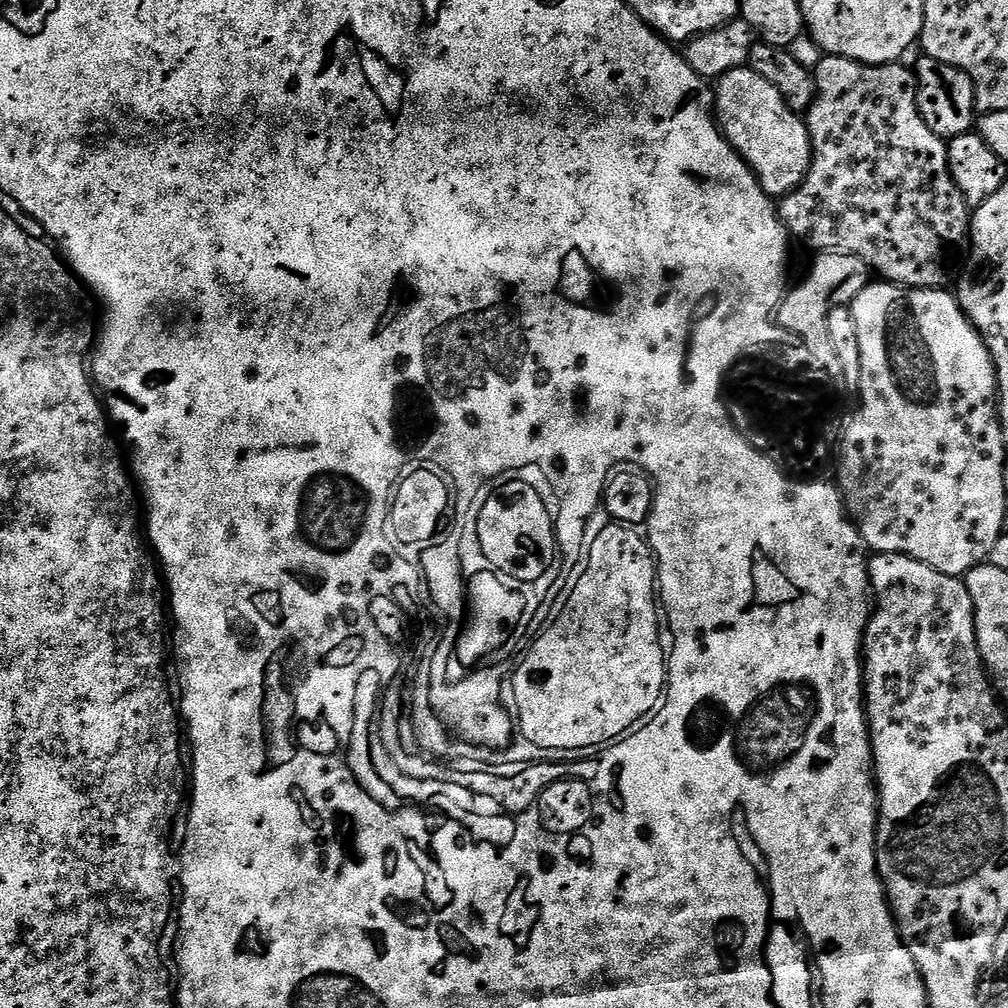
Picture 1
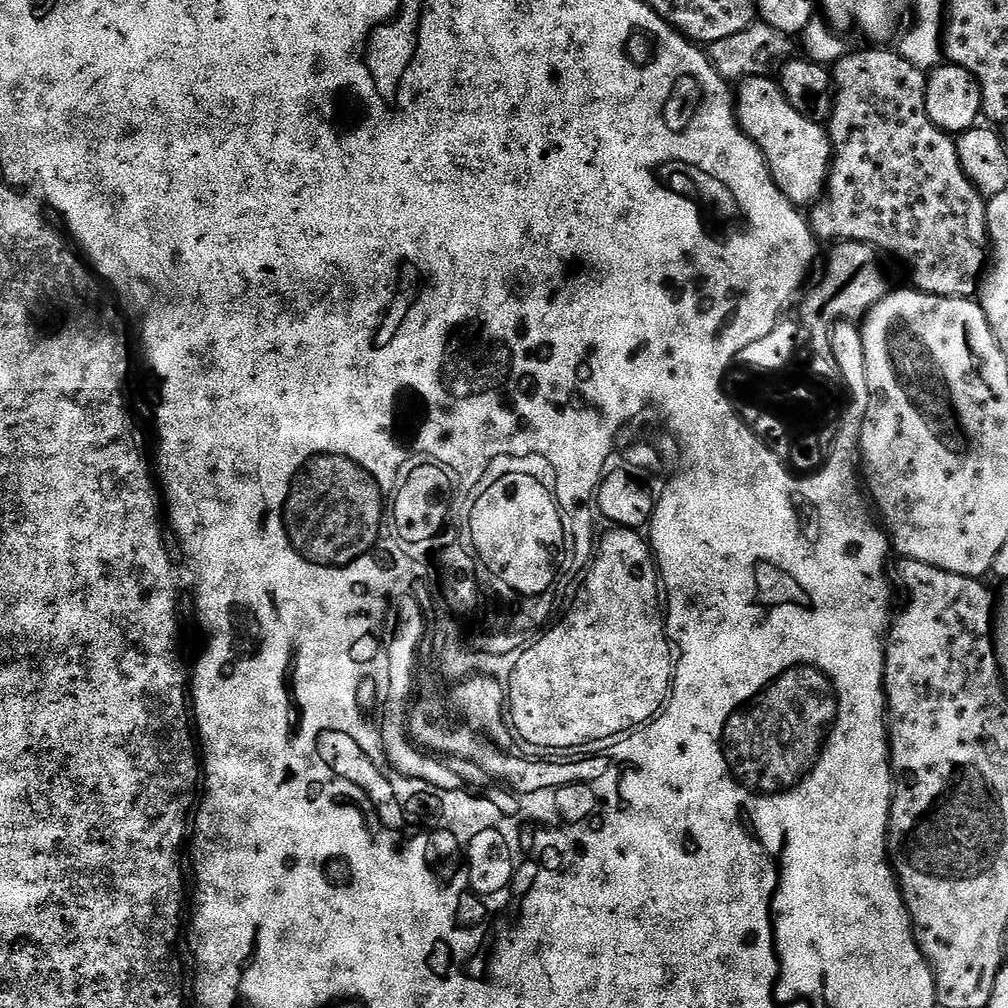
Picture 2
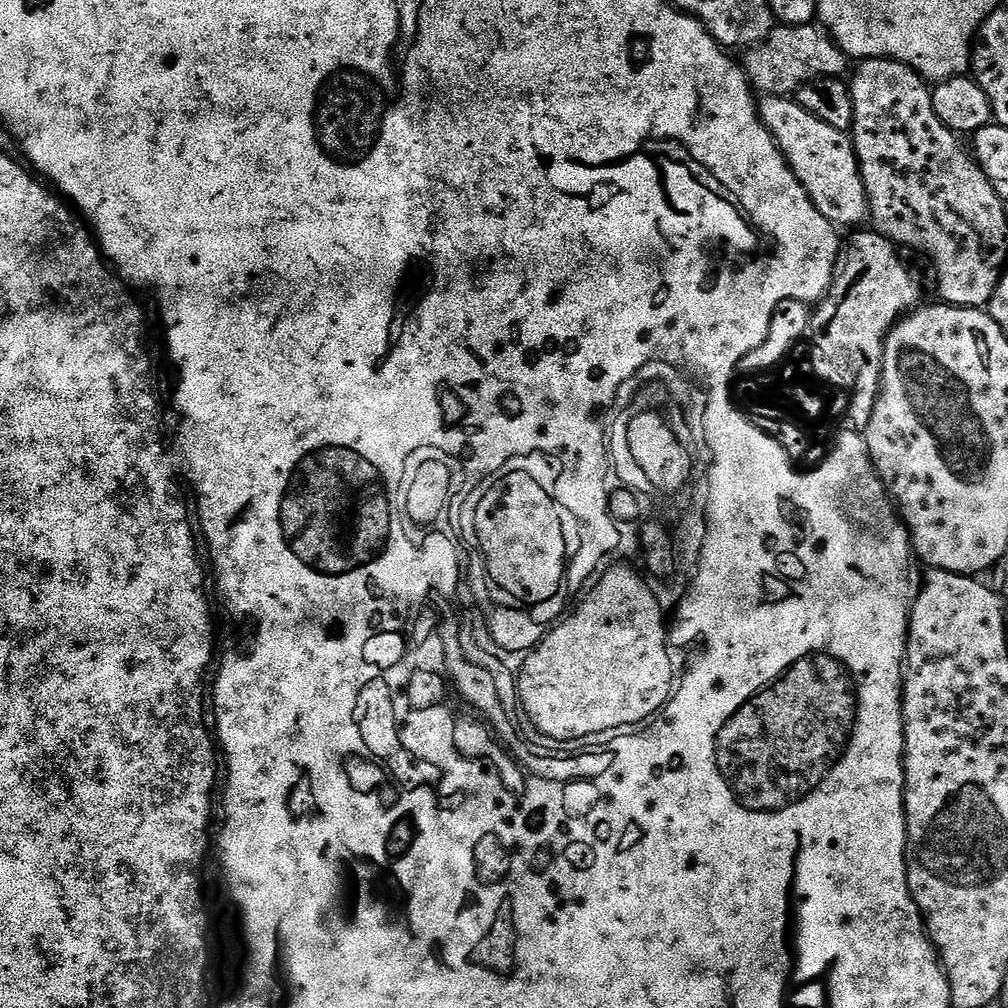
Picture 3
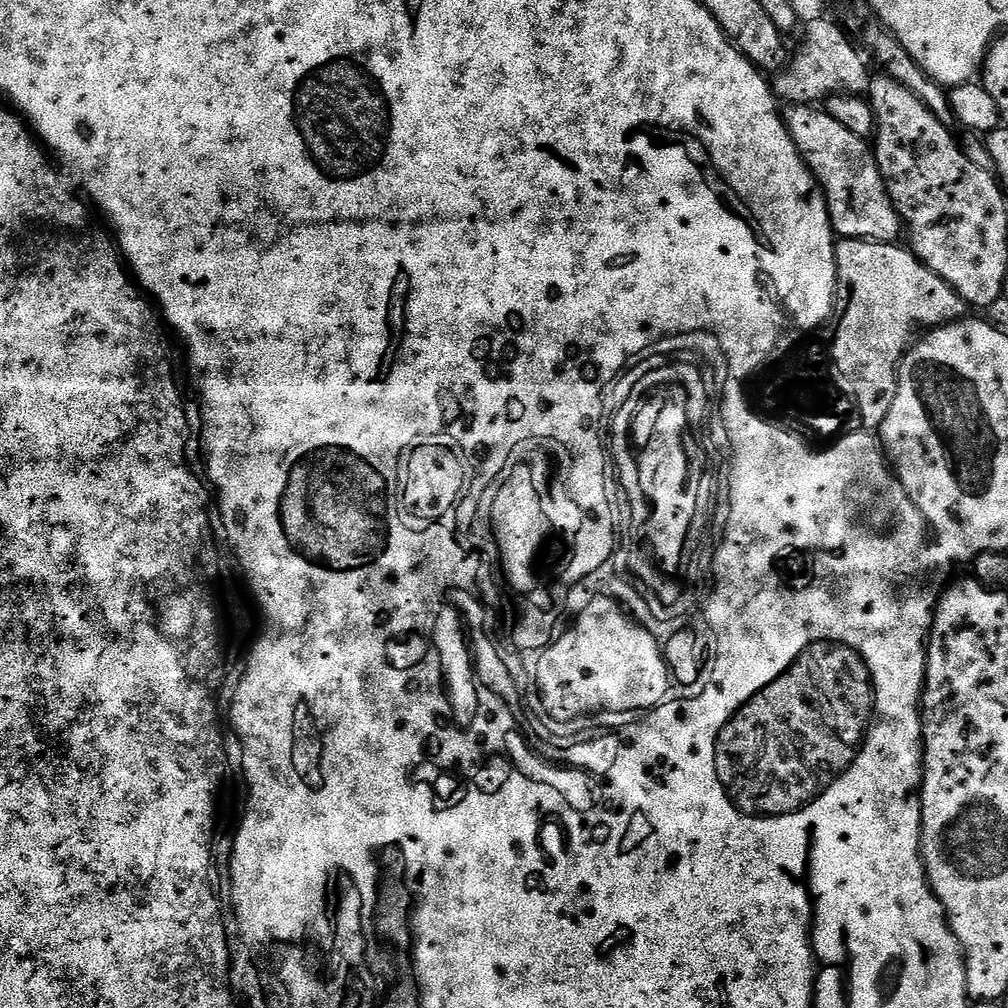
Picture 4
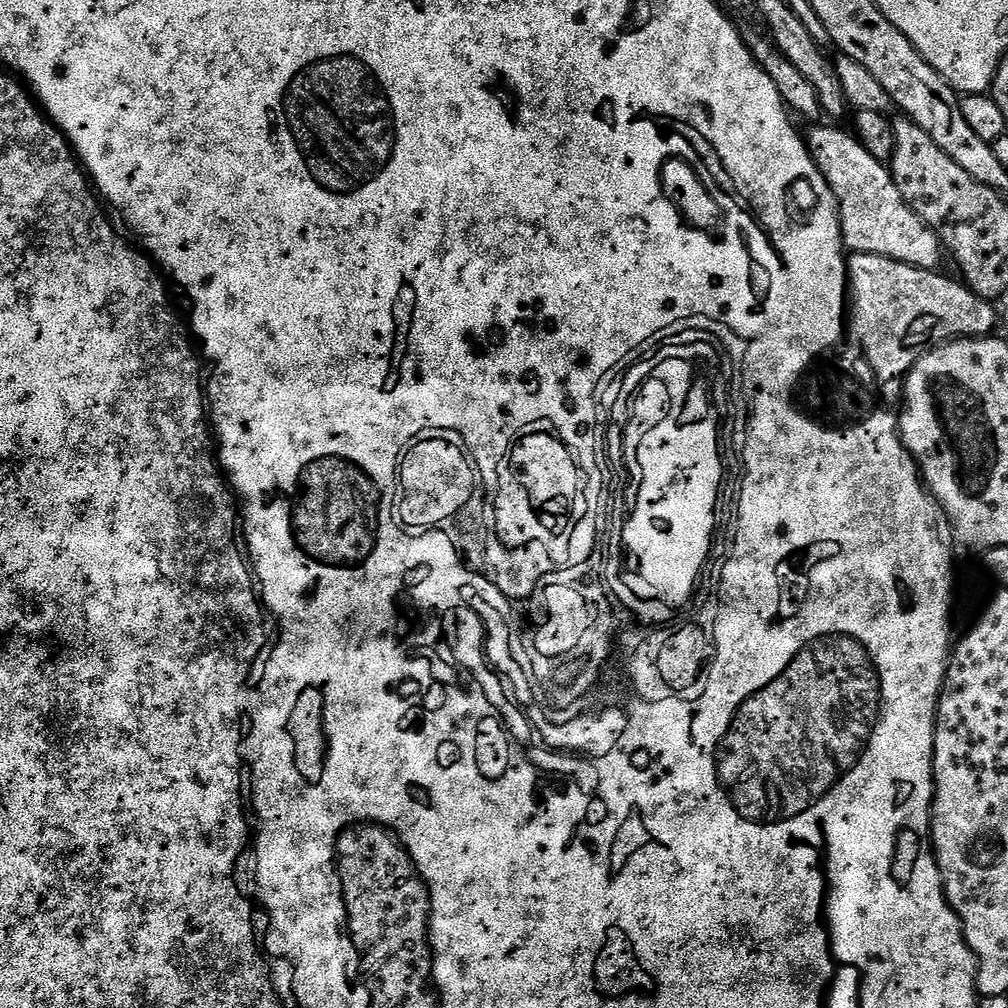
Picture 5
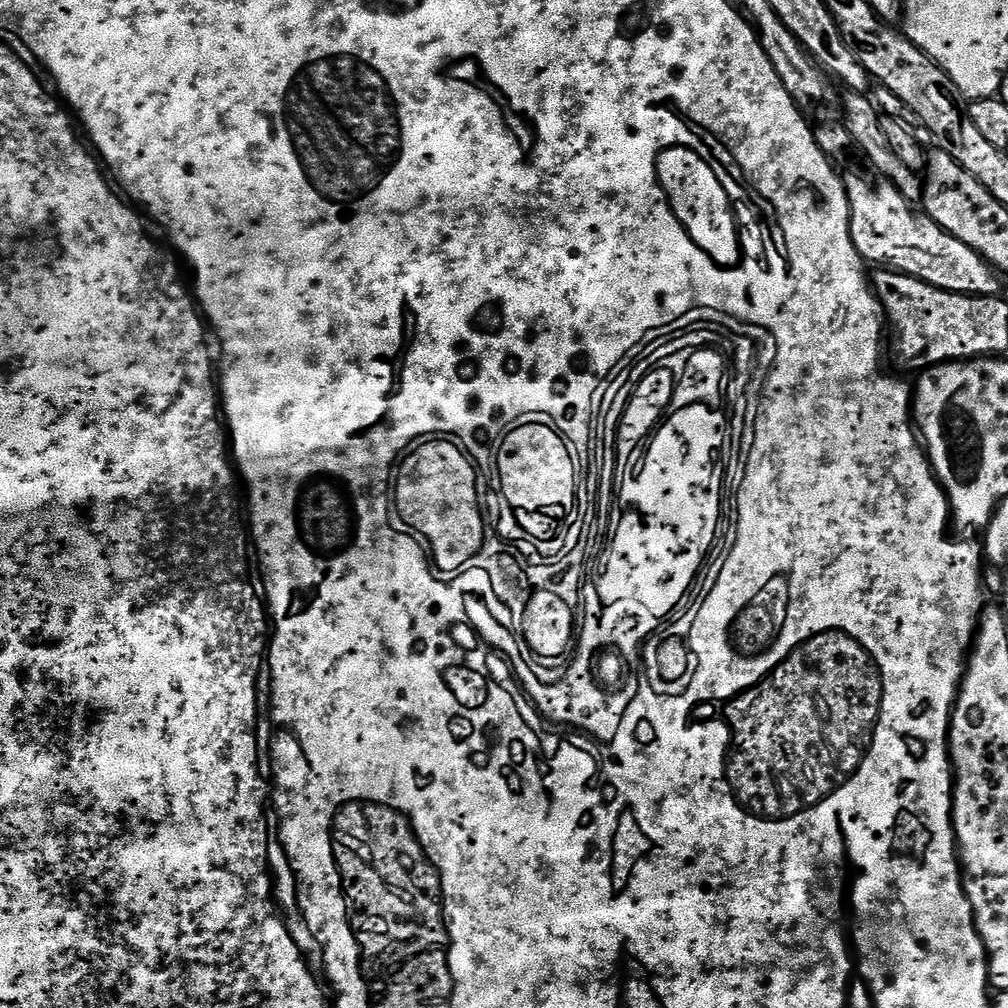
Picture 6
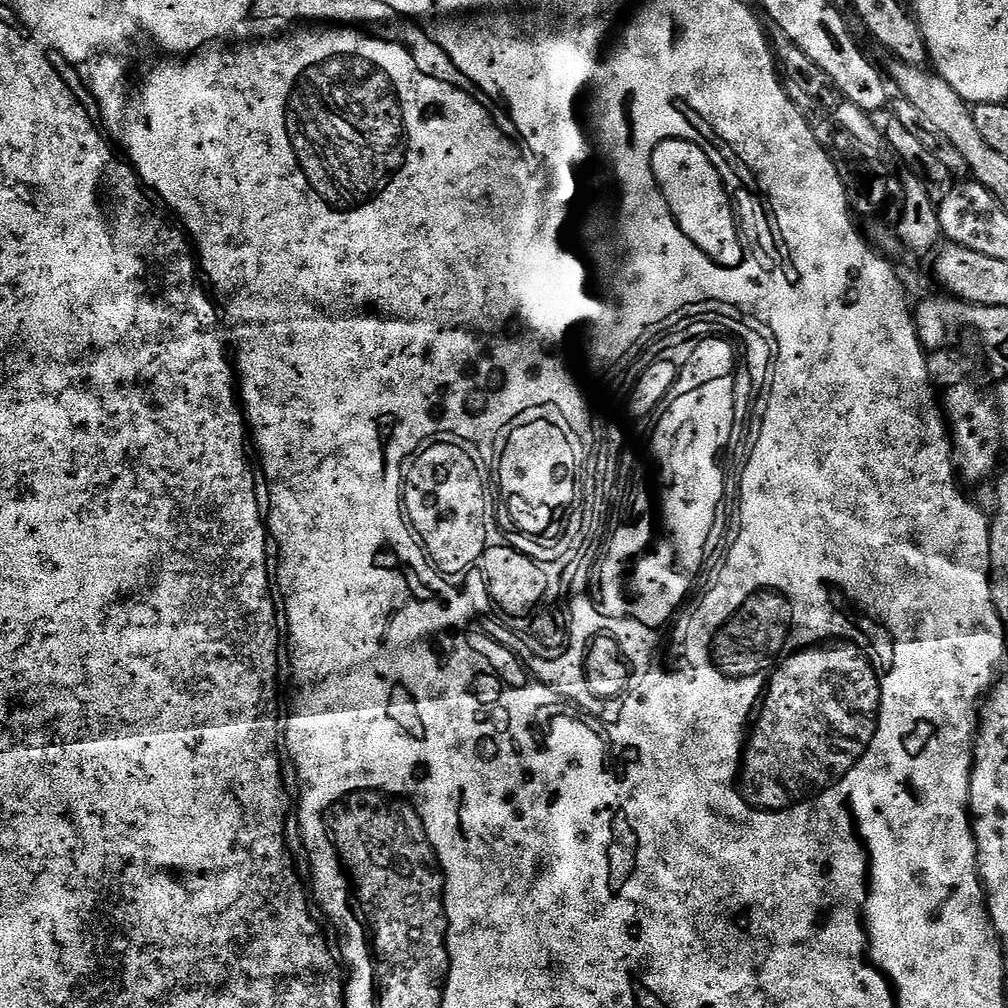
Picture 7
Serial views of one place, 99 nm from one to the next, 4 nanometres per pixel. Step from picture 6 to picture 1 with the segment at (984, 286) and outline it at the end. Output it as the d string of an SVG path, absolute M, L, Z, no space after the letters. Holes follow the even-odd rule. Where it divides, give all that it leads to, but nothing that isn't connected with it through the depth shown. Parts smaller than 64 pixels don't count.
M751 66L730 70L715 81L714 115L720 132L750 166L767 196L789 196L806 178L812 165L812 143L805 117L790 110L782 94Z

